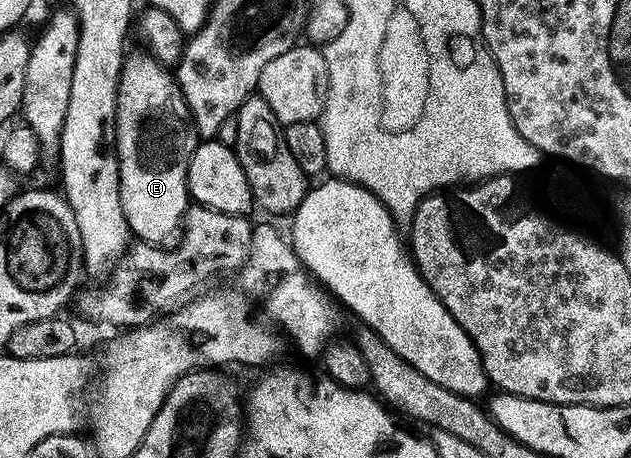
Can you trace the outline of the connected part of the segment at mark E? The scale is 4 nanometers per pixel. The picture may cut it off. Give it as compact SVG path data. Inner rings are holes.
M131 52L122 62L122 77L118 81L118 106L116 107L116 119L114 120L114 144L118 147L118 174L120 175L120 201L122 210L126 216L126 222L130 228L131 234L139 242L148 245L157 245L159 247L170 247L179 240L180 234L184 228L186 220L186 210L191 204L192 198L190 190L186 188L186 176L192 155L196 151L200 140L200 134L197 127L194 126L194 117L190 114L188 103L182 94L182 88L178 86L175 74L171 72L162 62L157 61L155 57L150 56L149 52L142 53Z

